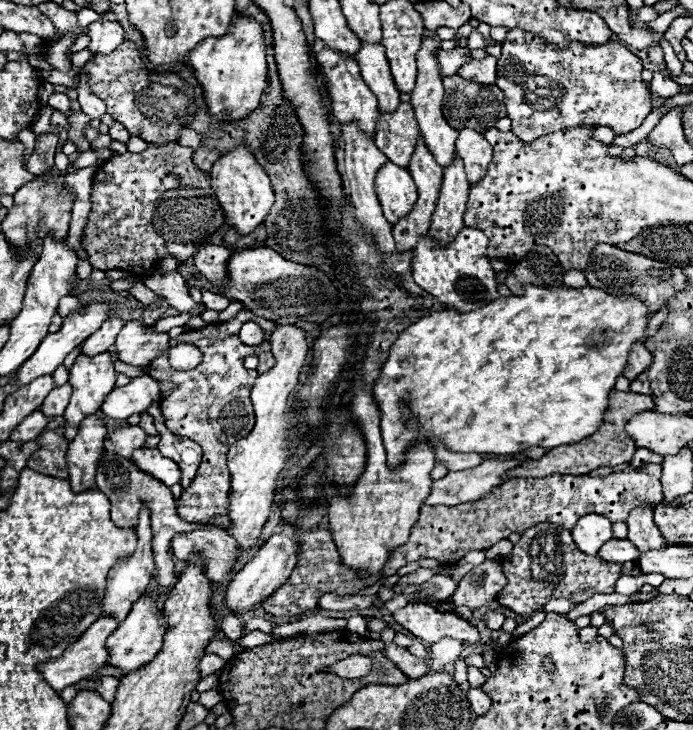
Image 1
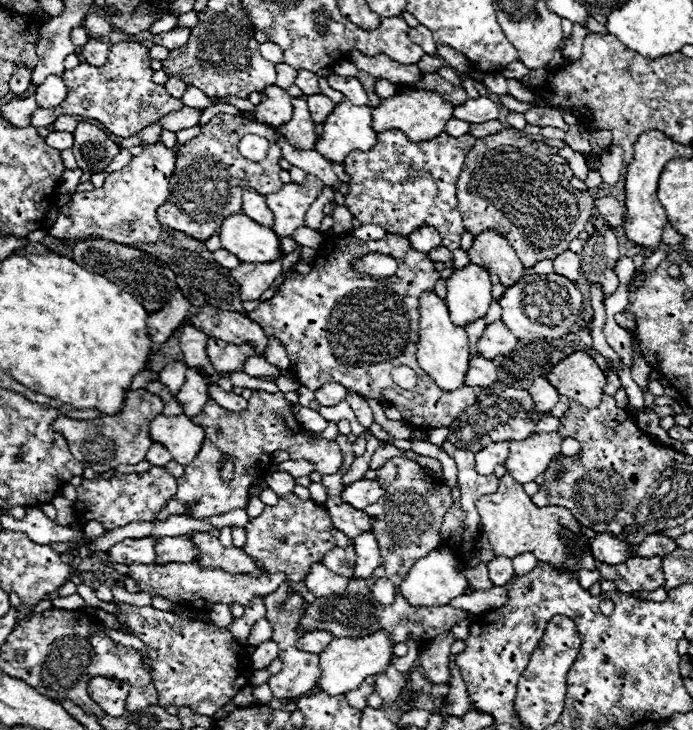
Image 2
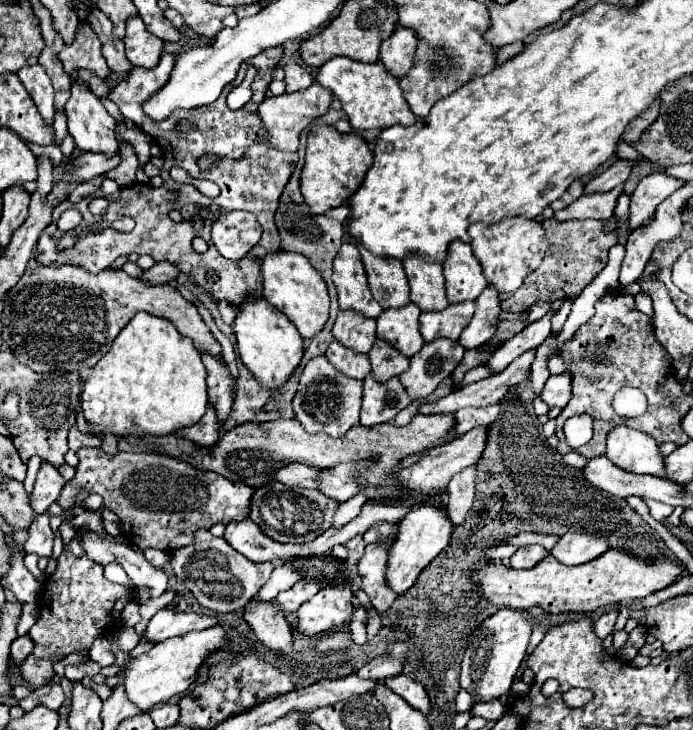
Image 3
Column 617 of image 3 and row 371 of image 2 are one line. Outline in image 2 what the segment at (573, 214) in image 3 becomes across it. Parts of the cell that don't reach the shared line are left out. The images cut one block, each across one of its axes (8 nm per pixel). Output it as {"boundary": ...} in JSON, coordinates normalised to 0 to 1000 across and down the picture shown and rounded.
{"boundary":[[[283,504],[268,507],[268,526],[260,532],[254,545],[266,556],[266,567],[271,573],[283,570],[300,551],[300,529],[303,529],[300,515],[289,515]]]}

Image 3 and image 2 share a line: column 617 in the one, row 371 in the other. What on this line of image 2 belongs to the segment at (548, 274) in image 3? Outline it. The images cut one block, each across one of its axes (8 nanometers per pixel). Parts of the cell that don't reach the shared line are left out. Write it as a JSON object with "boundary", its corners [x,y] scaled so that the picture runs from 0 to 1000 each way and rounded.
{"boundary":[[[300,463],[300,490],[312,510],[352,510],[352,496],[369,488],[367,471],[335,471],[317,463]]]}

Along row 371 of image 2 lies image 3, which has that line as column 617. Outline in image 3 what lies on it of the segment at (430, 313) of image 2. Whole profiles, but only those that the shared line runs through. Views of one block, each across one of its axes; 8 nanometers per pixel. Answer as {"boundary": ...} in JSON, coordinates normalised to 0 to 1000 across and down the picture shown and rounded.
{"boundary":[[[900,581],[883,584],[874,603],[874,627],[892,641],[915,649],[958,652],[958,627],[941,597]]]}

